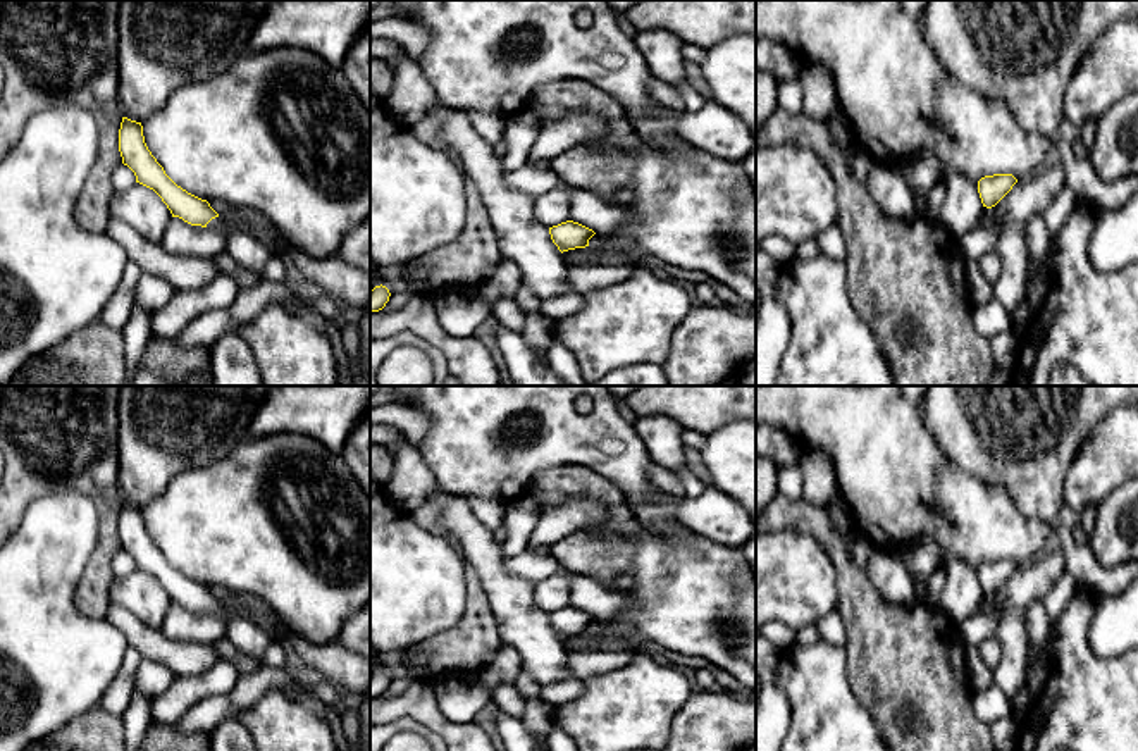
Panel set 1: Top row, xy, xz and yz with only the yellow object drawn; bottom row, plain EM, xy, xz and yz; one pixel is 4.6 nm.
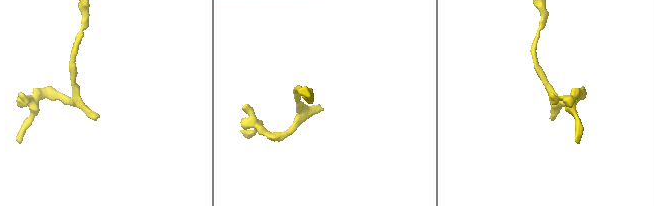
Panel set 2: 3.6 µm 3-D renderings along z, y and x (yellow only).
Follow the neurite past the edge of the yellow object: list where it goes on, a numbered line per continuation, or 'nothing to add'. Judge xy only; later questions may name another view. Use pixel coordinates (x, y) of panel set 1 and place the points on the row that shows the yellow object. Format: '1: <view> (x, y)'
1: xy (243, 248)

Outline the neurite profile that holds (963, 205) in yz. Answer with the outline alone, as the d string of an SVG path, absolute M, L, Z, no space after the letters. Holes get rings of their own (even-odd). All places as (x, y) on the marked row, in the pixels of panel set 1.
M952 174L945 181L943 226L957 238L976 227L983 203L978 183L964 174Z

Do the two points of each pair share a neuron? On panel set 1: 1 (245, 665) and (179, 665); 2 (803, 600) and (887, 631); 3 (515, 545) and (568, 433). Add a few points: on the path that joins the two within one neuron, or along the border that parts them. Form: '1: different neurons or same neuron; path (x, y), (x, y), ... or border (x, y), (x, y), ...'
1: different neurons; border (212, 645), (221, 658)
2: different neurons; border (835, 567), (837, 608)
3: different neurons; border (524, 493), (515, 500)

